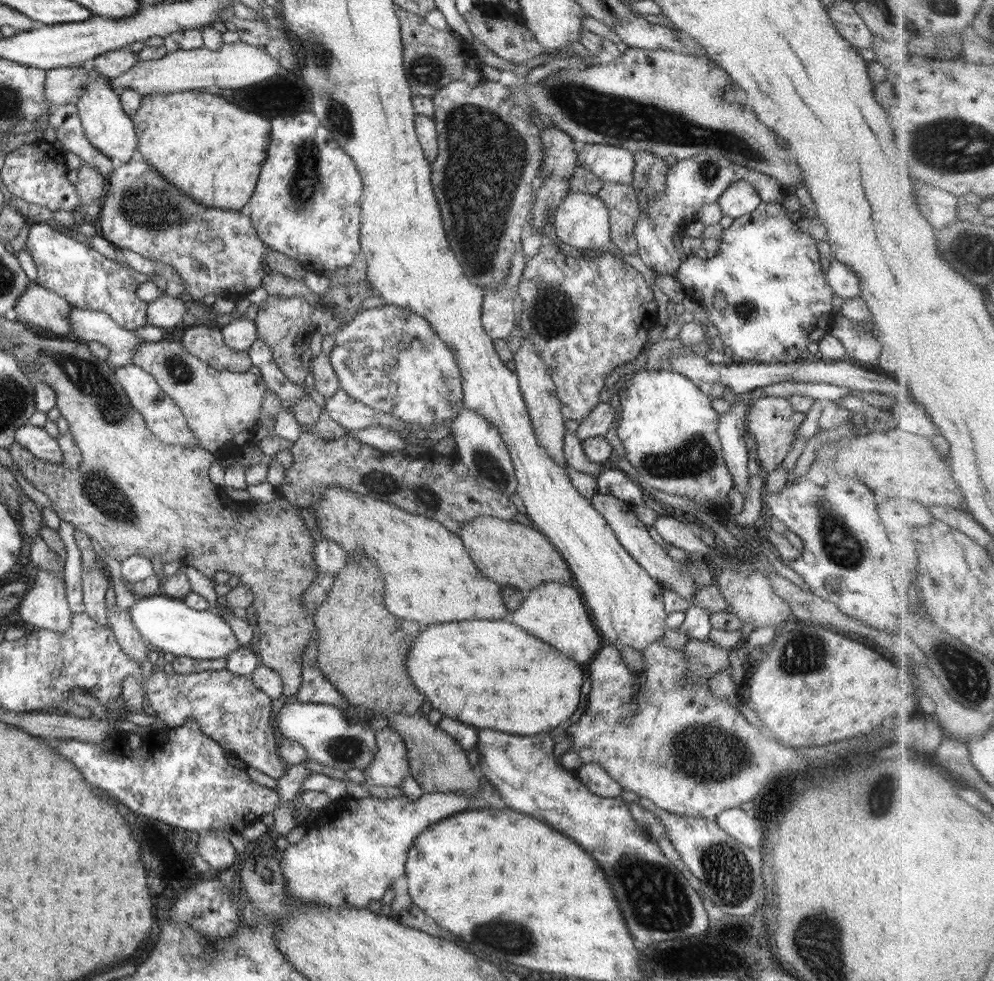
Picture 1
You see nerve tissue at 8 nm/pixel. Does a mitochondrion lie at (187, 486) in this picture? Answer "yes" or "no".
no

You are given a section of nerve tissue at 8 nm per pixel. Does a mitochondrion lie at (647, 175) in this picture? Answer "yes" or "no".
yes

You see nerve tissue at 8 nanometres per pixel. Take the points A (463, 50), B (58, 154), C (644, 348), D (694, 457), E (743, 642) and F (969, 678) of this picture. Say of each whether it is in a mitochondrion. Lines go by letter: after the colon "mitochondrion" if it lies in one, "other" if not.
A: mitochondrion
B: other
C: other
D: mitochondrion
E: other
F: mitochondrion

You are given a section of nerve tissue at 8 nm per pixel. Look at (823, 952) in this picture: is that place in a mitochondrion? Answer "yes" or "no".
yes

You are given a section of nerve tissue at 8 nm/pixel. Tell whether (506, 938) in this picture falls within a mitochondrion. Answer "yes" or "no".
yes

